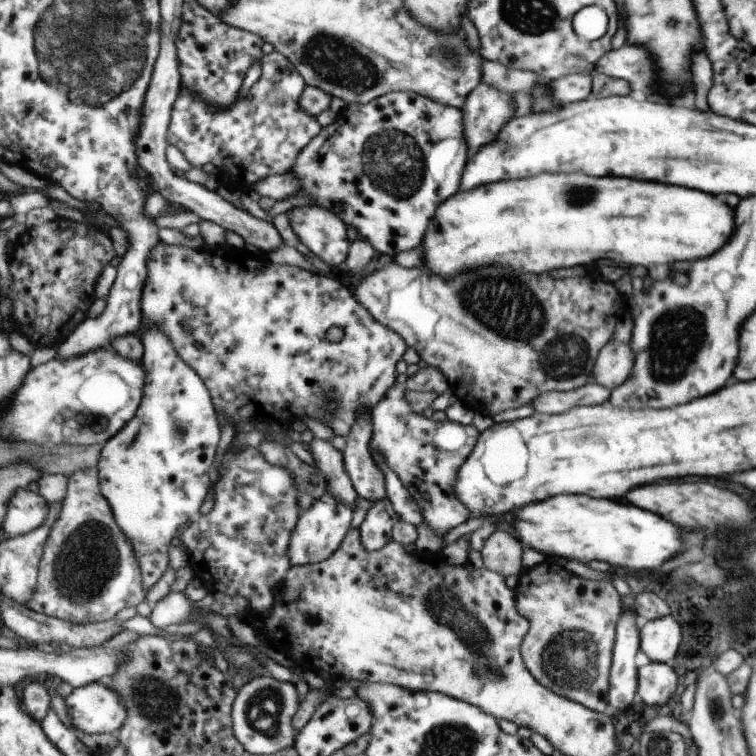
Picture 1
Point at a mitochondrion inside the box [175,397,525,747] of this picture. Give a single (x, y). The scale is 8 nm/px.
(265, 707)

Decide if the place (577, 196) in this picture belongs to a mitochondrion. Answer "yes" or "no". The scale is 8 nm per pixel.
yes

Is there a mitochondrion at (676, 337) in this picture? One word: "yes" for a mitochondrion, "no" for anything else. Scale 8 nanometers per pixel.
yes

